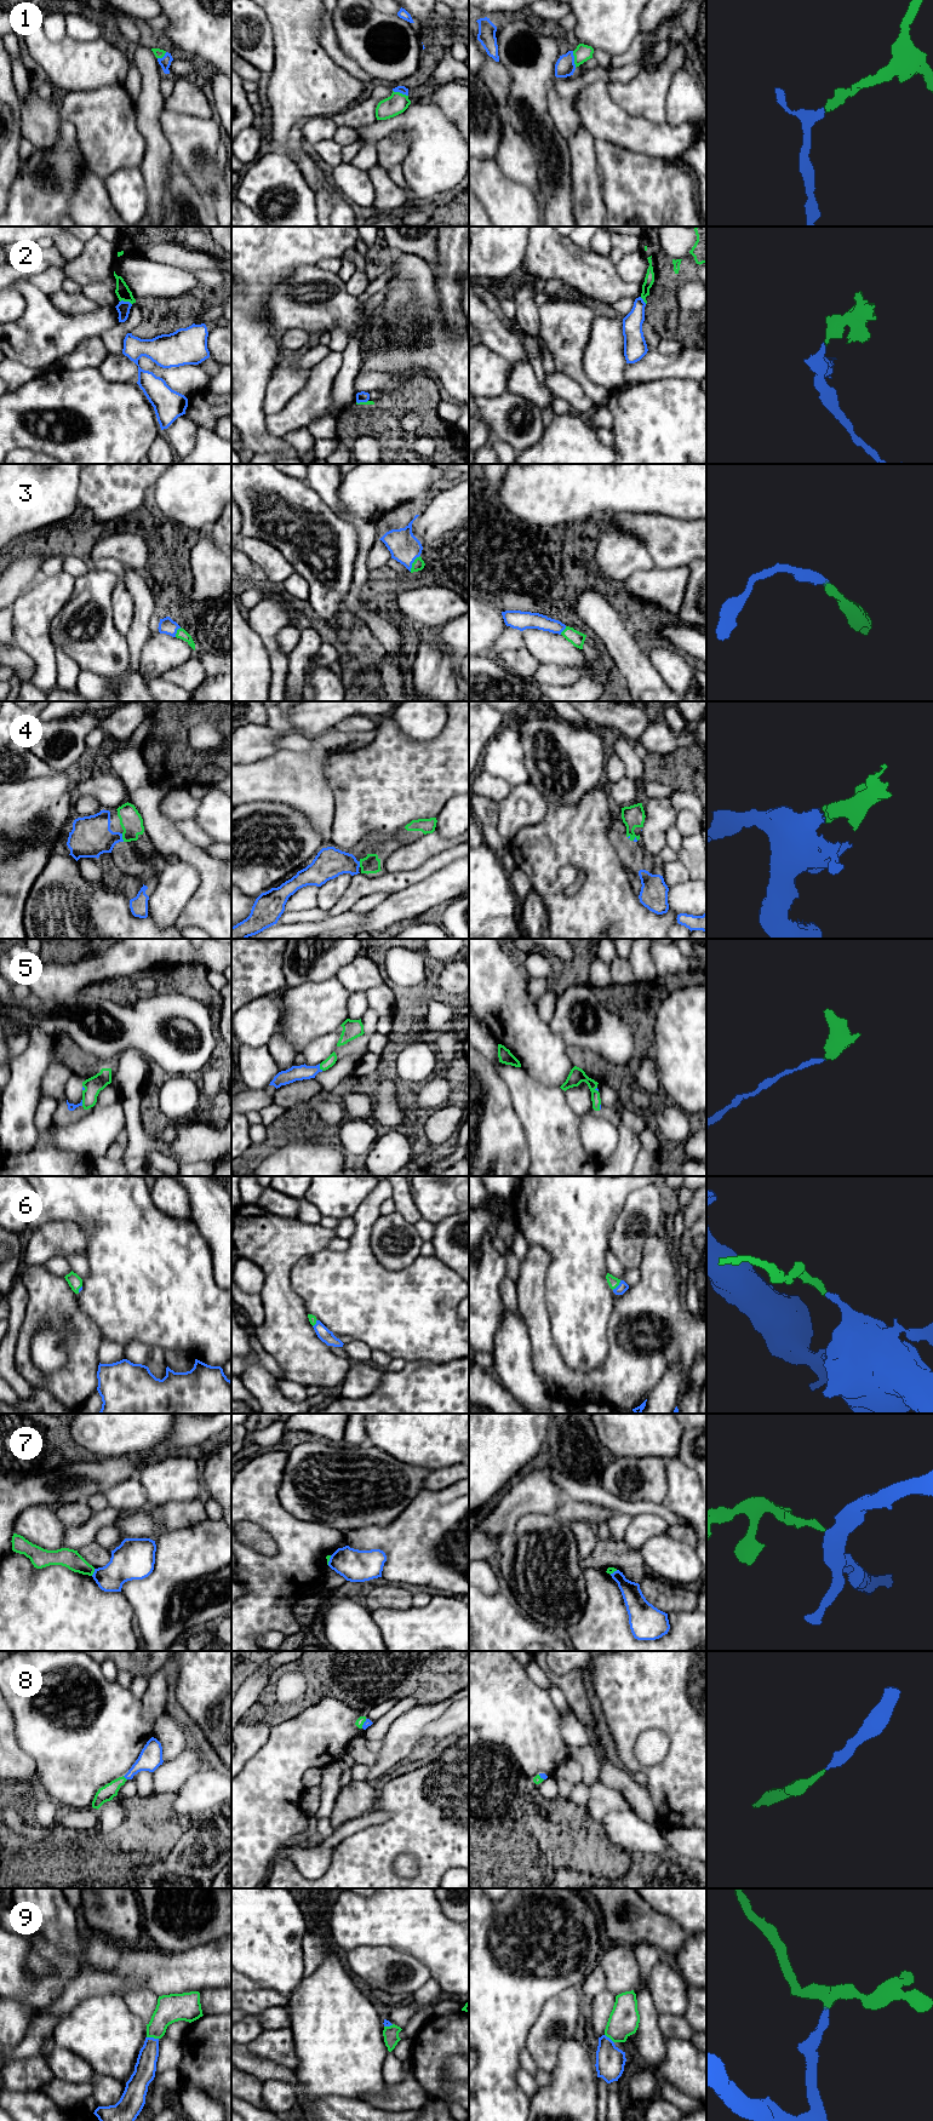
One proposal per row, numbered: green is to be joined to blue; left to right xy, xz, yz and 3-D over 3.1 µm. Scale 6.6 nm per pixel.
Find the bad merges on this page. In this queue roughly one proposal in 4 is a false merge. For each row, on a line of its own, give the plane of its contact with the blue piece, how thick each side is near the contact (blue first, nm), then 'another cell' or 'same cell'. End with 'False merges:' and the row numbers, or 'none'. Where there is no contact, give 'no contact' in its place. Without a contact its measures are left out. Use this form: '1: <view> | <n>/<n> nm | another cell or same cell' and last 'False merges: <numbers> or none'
1: yz | 130/110 nm | same cell
2: xy | 90/90 nm | another cell
3: xz | 200/80 nm | same cell
4: xy | 280/150 nm | same cell
5: xz | 100/70 nm | same cell
6: yz | 70/70 nm | same cell
7: xy | 240/130 nm | another cell
8: xy | 160/100 nm | same cell
9: xy | 140/190 nm | same cell
False merges: 2, 7

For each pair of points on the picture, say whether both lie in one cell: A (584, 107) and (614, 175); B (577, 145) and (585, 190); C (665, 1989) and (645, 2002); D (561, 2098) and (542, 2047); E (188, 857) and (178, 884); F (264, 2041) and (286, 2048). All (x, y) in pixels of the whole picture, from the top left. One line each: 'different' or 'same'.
A: different
B: same
C: different
D: different
E: different
F: same

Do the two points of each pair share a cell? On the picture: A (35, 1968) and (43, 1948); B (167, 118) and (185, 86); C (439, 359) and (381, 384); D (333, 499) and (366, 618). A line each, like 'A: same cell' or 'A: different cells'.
A: different cells
B: different cells
C: different cells
D: same cell

